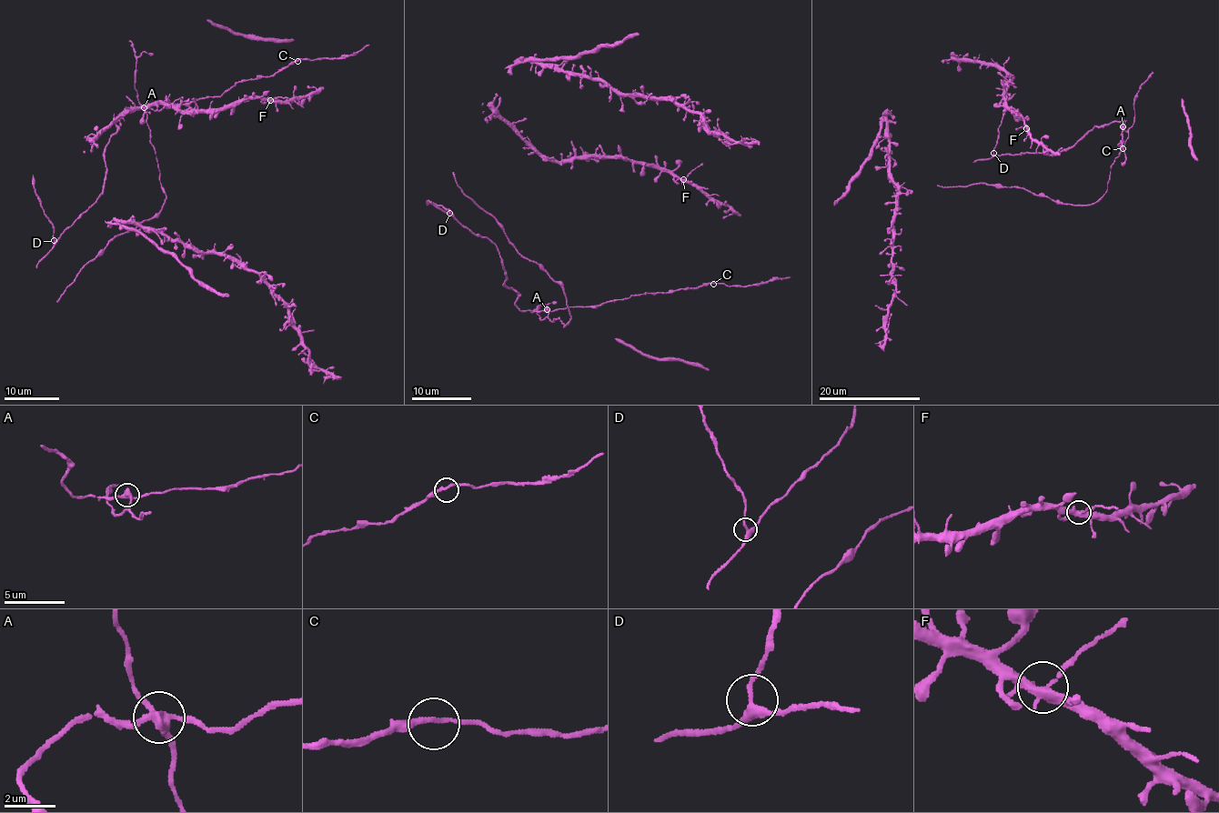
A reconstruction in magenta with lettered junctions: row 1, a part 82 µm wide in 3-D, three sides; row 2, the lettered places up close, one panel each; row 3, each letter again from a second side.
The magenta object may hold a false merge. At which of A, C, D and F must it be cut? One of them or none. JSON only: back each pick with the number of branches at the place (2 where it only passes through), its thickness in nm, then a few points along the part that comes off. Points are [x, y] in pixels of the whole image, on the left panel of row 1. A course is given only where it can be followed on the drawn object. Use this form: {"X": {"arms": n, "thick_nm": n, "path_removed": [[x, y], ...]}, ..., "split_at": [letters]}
{"A": {"arms": 3, "thick_nm": 300}, "split_at": ["A"]}

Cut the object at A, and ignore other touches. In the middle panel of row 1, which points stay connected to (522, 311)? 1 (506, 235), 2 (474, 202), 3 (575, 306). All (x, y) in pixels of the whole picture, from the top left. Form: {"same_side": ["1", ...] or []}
{"same_side": ["3"]}

